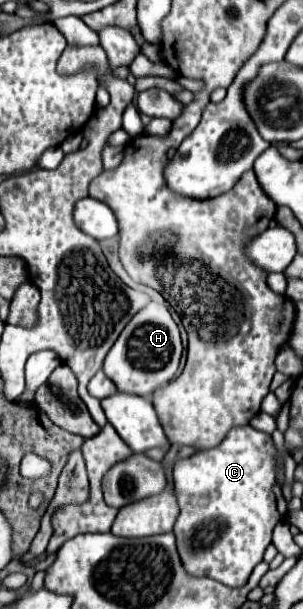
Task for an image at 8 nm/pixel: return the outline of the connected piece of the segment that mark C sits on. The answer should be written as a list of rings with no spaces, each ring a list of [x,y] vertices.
[[[239,426],[231,430],[219,446],[201,450],[191,458],[177,460],[173,476],[175,496],[181,512],[173,532],[177,536],[179,556],[183,558],[183,566],[187,566],[189,574],[209,576],[231,588],[239,588],[247,582],[253,568],[263,560],[265,548],[271,544],[275,524],[285,518],[285,510],[281,506],[281,488],[275,480],[277,458],[283,460],[283,454],[275,450],[269,434],[251,426]]]

